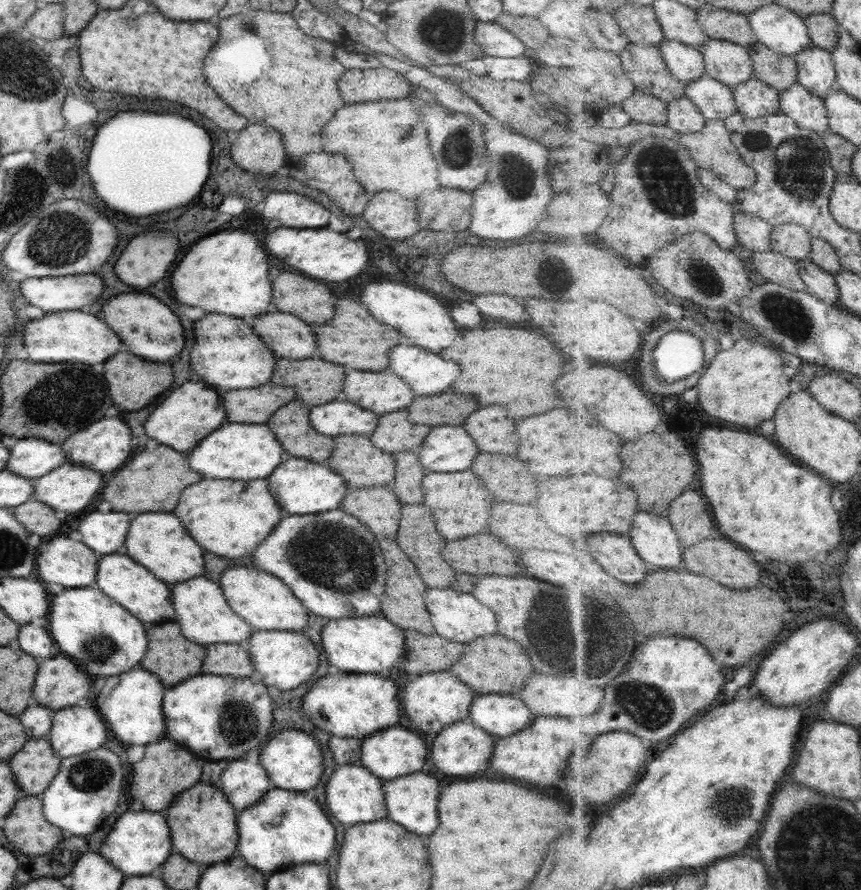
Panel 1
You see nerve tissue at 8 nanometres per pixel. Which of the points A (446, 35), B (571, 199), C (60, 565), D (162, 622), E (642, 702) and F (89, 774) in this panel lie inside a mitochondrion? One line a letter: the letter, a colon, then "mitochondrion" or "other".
A: mitochondrion
B: other
C: other
D: other
E: mitochondrion
F: mitochondrion

